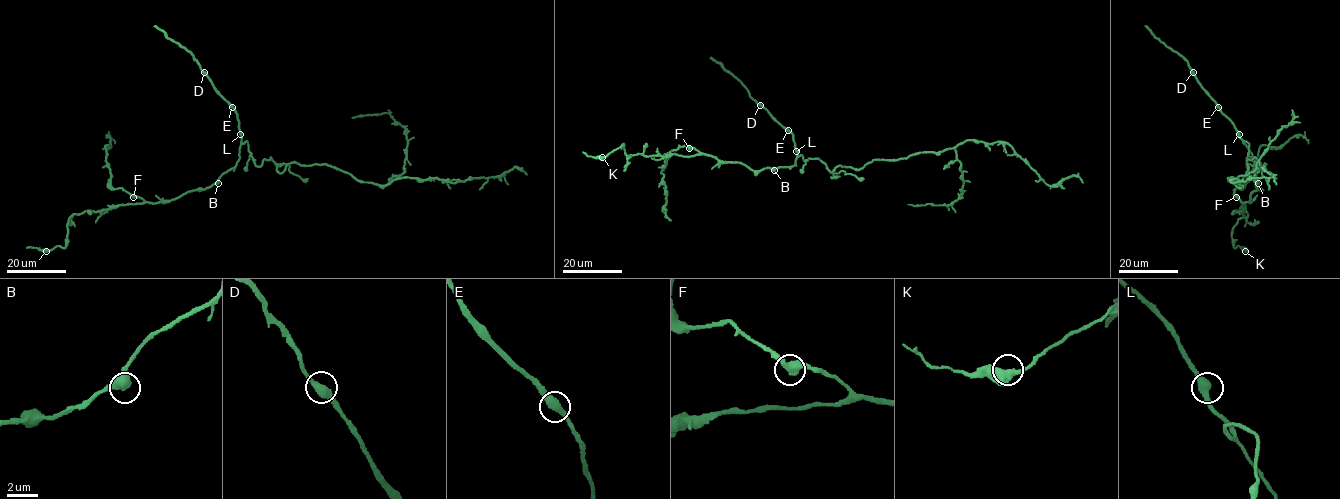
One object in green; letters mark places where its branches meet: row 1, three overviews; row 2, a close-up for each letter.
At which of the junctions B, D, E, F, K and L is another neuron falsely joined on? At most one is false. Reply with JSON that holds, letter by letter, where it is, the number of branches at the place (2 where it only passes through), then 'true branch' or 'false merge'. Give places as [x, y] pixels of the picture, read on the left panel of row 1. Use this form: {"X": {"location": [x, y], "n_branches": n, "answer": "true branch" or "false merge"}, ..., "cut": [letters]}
{"B": {"location": [218, 183], "n_branches": 2, "answer": "true branch"}, "D": {"location": [204, 72], "n_branches": 2, "answer": "true branch"}, "E": {"location": [232, 107], "n_branches": 2, "answer": "true branch"}, "F": {"location": [133, 197], "n_branches": 2, "answer": "true branch"}, "K": {"location": [46, 251], "n_branches": 2, "answer": "true branch"}, "L": {"location": [240, 134], "n_branches": 2, "answer": "true branch"}, "cut": []}

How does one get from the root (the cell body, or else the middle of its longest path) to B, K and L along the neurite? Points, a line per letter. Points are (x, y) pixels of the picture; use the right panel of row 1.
B: (1247, 164), (1249, 144), (1244, 141), (1252, 155), (1258, 183)
K: (1247, 164), (1249, 144), (1244, 141), (1259, 189), (1242, 202), (1243, 216), (1232, 231), (1233, 246), (1244, 251)
L: (1247, 164), (1249, 144), (1243, 143), (1239, 134)

